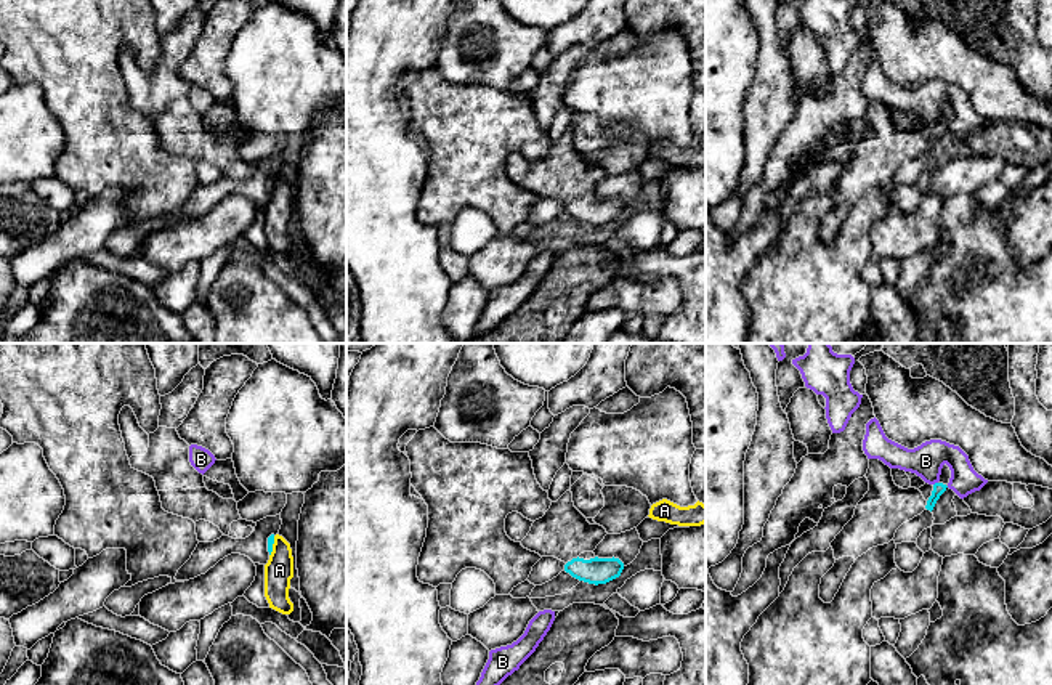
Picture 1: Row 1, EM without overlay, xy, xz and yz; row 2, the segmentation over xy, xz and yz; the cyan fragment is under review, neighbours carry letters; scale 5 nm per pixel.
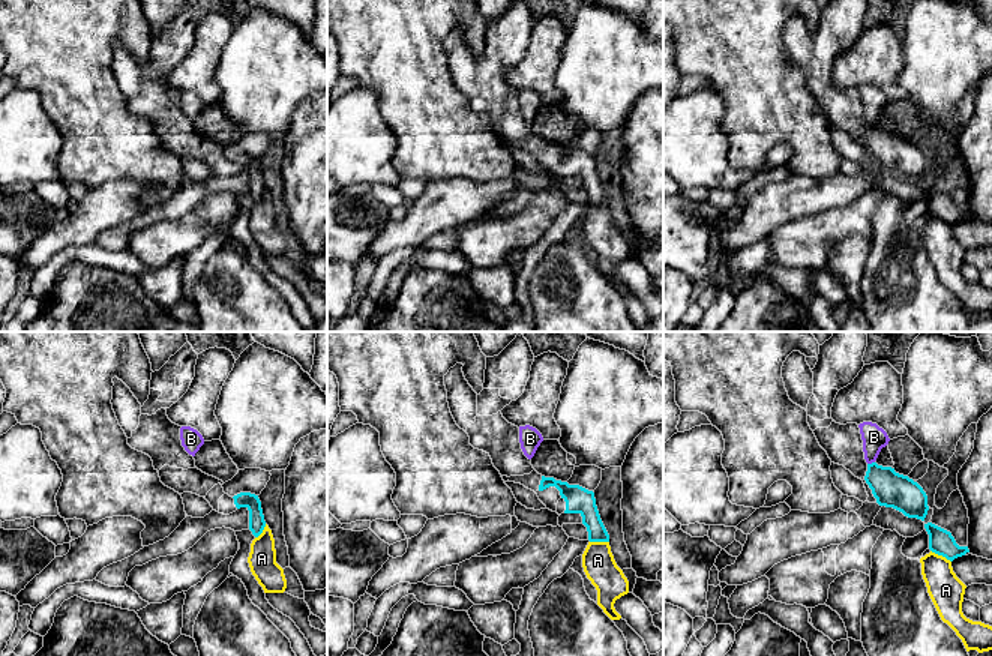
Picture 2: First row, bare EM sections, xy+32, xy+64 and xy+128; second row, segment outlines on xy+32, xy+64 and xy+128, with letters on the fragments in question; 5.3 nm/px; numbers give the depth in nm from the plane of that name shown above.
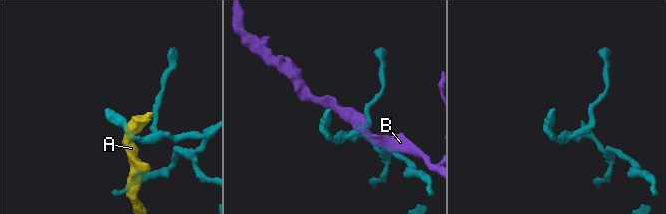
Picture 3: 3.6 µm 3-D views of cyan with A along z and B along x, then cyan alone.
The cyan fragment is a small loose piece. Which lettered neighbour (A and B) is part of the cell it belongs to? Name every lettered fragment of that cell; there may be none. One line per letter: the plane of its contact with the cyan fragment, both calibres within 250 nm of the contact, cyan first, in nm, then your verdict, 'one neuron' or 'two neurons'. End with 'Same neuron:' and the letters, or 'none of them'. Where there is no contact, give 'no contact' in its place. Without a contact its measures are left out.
A: contact in xy; calibres 30 and 140 nm; two neurons
B: contact in yz; calibres 60 and 170 nm; two neurons
Same neuron: none of them

